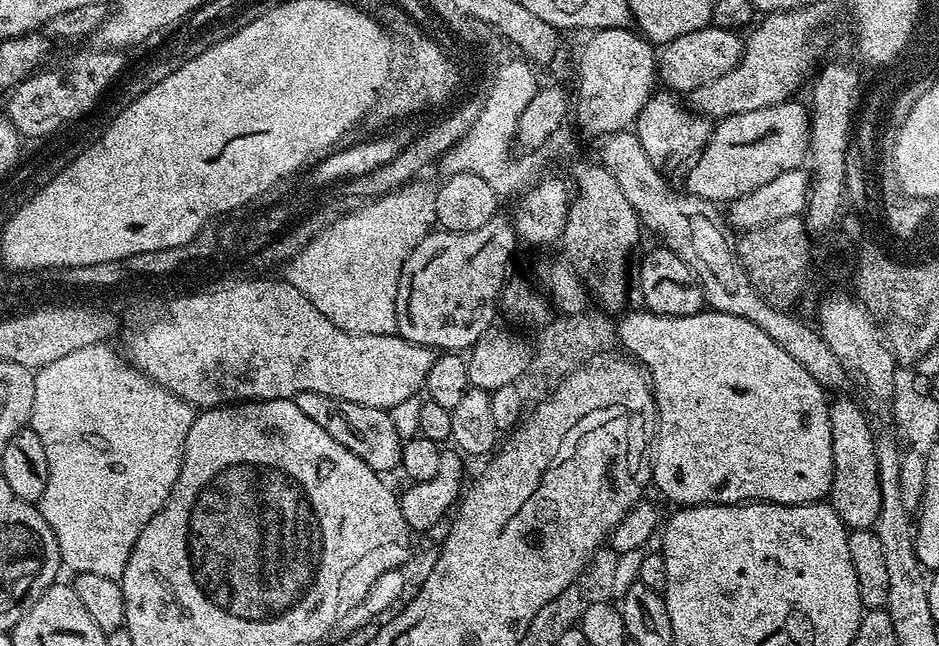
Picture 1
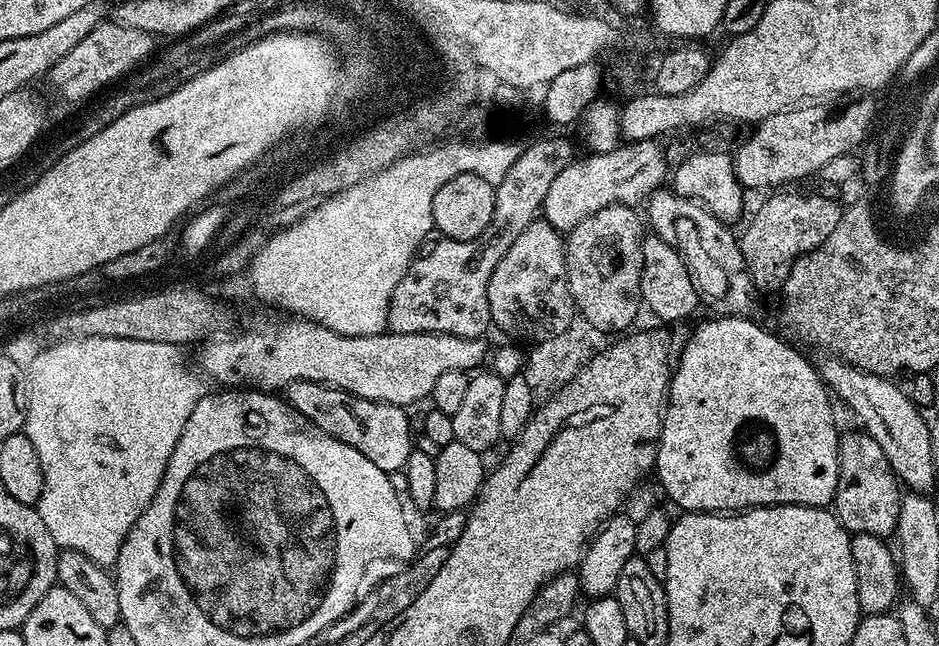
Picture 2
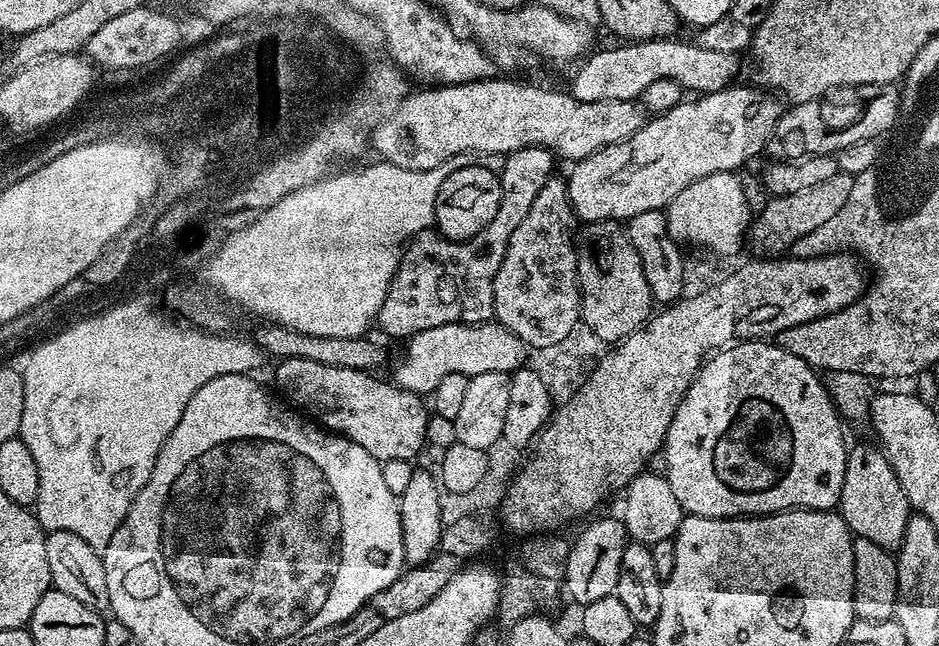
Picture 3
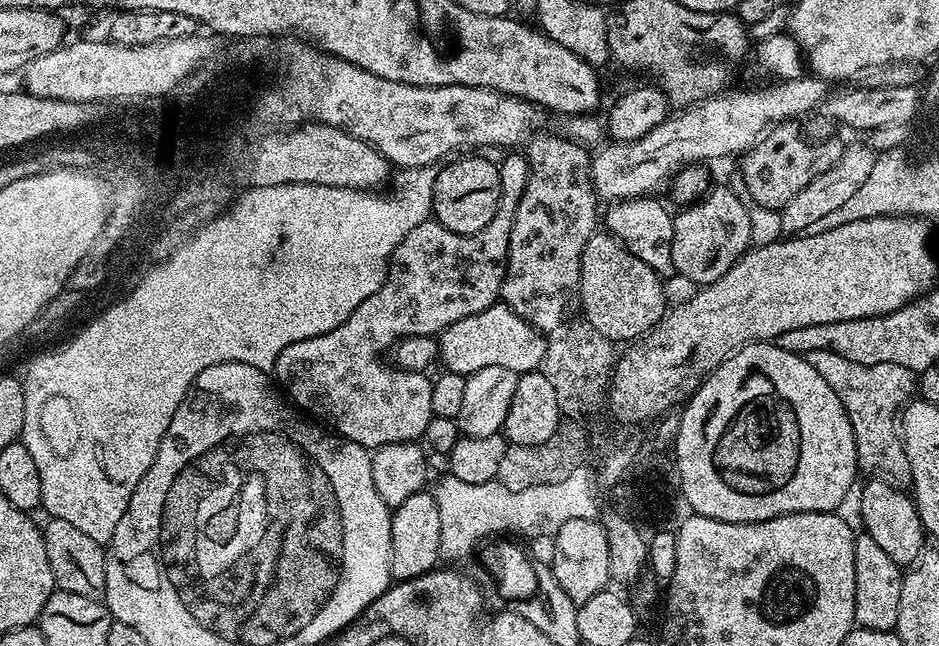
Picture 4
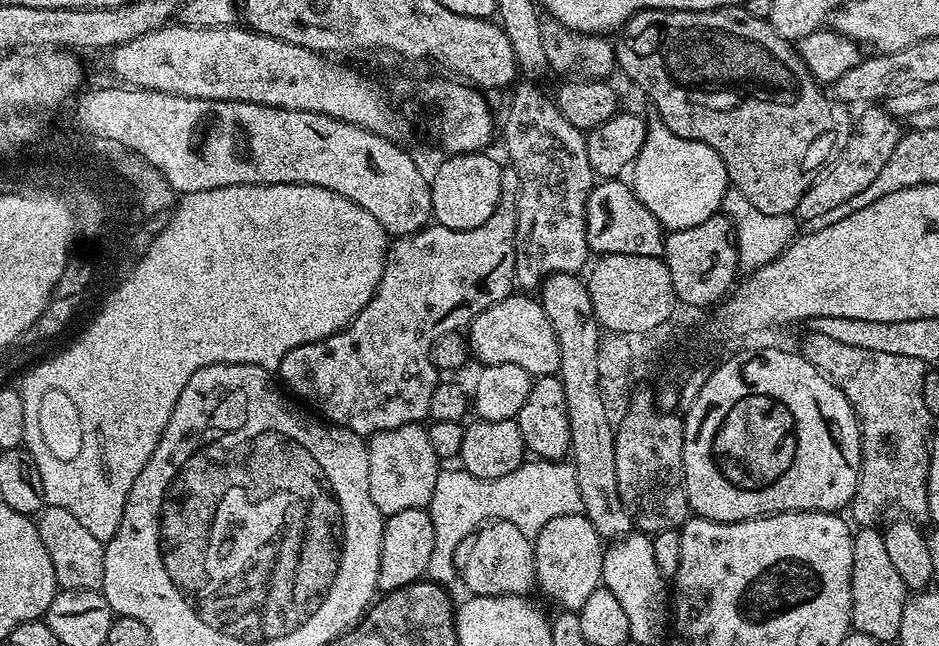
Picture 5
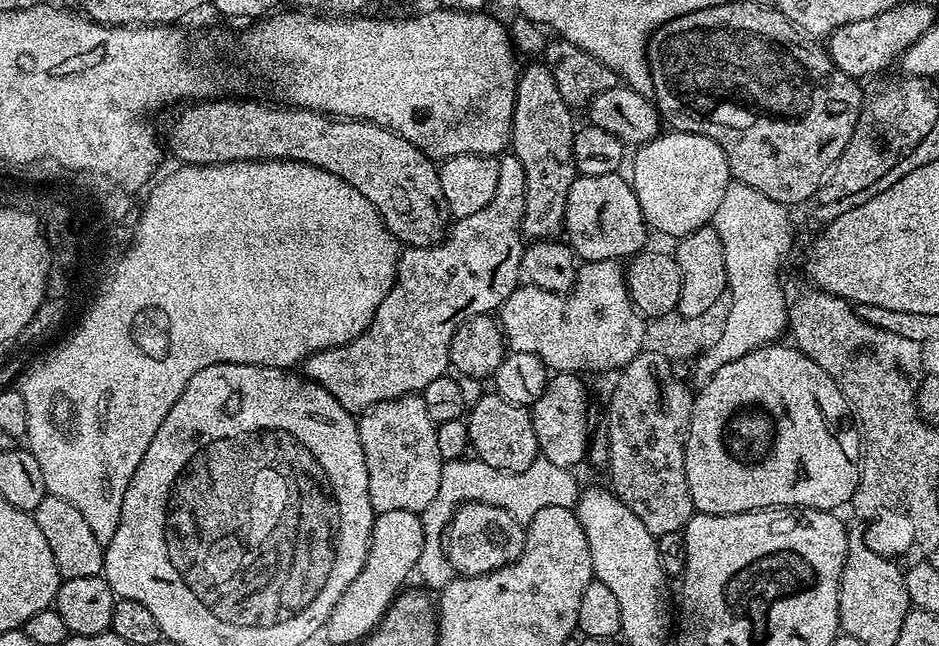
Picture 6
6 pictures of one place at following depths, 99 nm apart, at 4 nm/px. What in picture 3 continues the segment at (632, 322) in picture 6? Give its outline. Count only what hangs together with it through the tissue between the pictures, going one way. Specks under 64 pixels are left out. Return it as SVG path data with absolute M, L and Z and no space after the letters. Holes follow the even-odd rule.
M495 322L482 324L447 324L430 326L418 334L407 337L404 353L395 361L391 379L400 388L417 394L431 394L446 378L446 374L462 374L474 377L478 374L513 373L525 367L530 352L518 337L510 334L506 326ZM525 359L525 360L524 360Z

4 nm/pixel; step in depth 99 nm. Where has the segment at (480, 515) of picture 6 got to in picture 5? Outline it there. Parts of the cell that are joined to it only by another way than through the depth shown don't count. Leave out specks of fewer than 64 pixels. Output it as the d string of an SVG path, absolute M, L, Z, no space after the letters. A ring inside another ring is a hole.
M493 520L462 541L456 554L456 569L459 572L459 583L464 583L473 596L523 596L531 593L531 588L536 584L536 549L533 541L518 530L518 526L504 520Z

